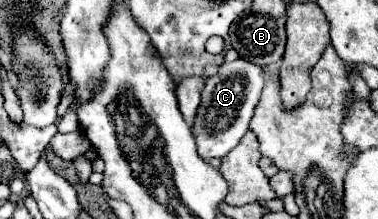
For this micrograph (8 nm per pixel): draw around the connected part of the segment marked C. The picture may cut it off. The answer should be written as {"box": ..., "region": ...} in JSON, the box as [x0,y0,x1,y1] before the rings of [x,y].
{"box":[193,59,265,161],"region":[[[237,59],[221,65],[217,75],[205,81],[201,107],[197,109],[197,119],[193,127],[197,151],[203,159],[209,161],[213,157],[225,157],[241,141],[241,137],[249,131],[249,123],[261,99],[263,85],[265,85],[265,67],[255,65],[247,59]]]}

